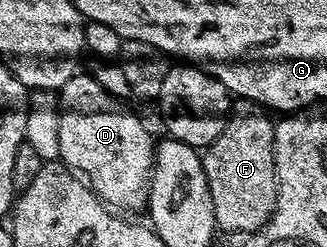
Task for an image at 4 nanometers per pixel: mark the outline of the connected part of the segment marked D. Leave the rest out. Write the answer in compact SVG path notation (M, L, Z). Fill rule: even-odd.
M83 73L74 74L60 89L60 110L58 112L58 116L60 117L60 153L58 154L58 159L61 160L65 166L69 167L71 171L84 177L90 190L93 191L107 207L117 209L122 213L130 213L126 211L138 211L141 207L143 210L150 201L150 175L154 171L154 148L156 146L156 139L150 136L150 131L142 124L141 117L133 115L133 113L126 108L126 105L119 102L114 96L109 95L108 92L97 83L93 74L82 74Z

